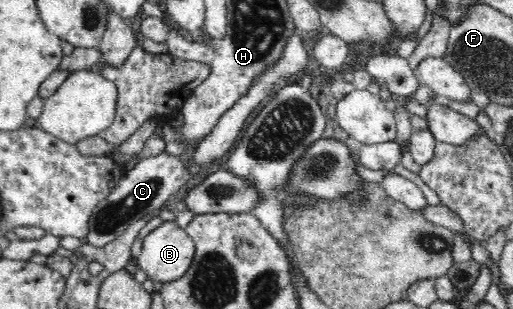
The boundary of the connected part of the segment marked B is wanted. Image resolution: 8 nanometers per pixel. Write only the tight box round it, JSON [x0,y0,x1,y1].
[137,221,193,283]

